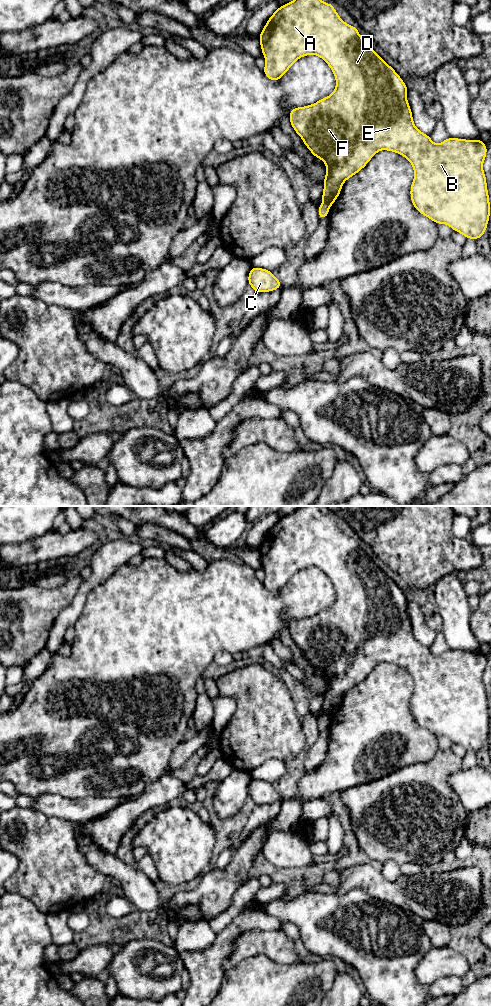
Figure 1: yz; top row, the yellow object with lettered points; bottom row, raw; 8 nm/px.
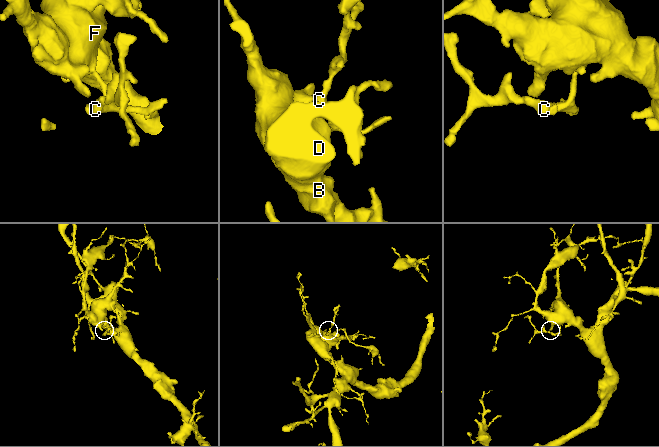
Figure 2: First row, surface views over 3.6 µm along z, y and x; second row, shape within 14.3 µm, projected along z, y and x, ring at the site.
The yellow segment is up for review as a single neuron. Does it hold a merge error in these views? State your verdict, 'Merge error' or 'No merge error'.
No merge error

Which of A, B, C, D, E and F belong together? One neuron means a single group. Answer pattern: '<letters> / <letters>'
A B C D E F

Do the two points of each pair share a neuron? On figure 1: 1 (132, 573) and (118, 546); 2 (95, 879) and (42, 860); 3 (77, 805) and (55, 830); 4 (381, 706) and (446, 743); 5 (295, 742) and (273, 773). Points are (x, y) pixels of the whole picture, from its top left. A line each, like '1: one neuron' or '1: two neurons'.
1: two neurons
2: one neuron
3: two neurons
4: two neurons
5: two neurons

